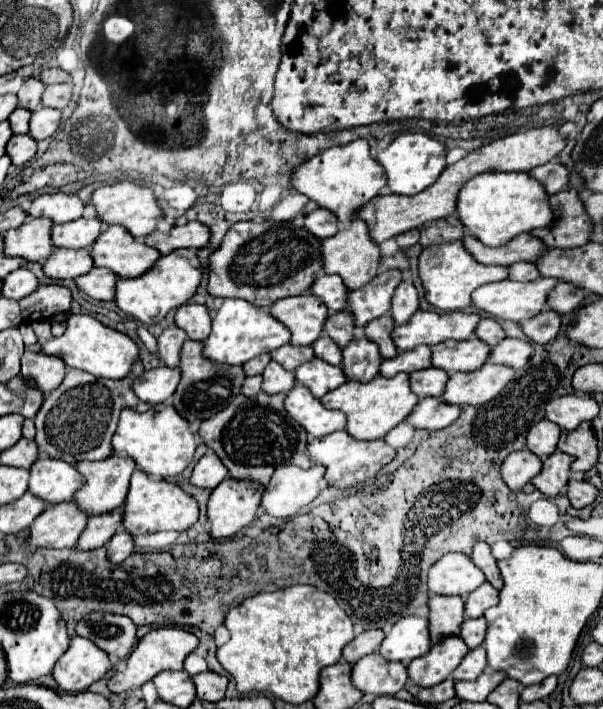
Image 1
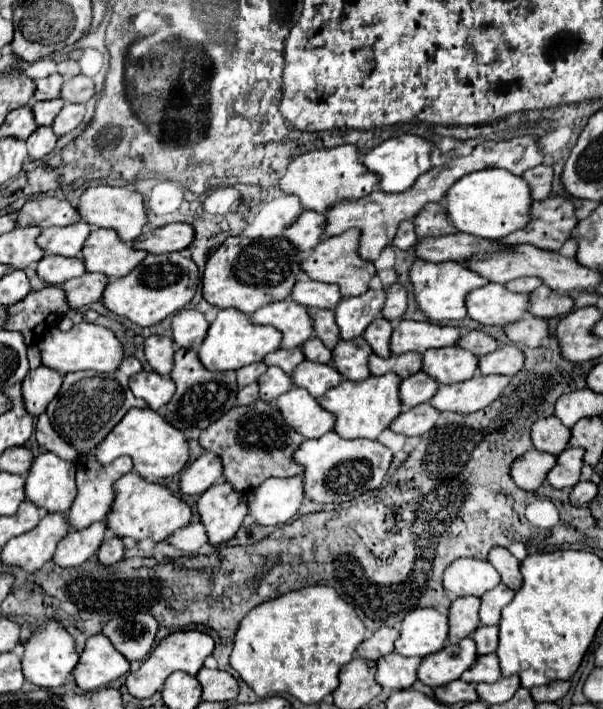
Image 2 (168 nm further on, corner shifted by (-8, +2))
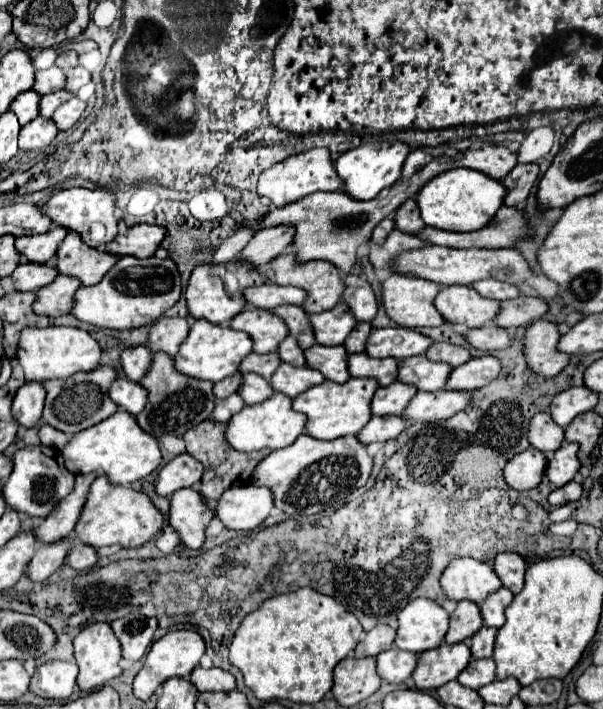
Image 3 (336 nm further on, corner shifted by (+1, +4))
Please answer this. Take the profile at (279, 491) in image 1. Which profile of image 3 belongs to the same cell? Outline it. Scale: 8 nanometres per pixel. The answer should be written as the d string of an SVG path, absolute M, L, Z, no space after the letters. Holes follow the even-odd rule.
M252 484L228 488L216 508L214 516L222 520L228 530L254 530L272 510L272 494L268 488L256 488Z

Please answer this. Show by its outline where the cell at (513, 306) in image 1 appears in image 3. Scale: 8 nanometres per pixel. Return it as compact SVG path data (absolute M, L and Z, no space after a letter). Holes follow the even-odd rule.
M444 286L434 298L434 308L446 322L480 328L494 320L500 304L490 298L480 298L480 294L476 294L470 286Z

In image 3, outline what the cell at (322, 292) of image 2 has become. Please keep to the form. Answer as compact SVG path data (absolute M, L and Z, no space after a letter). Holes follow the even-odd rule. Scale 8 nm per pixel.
M264 284L264 286L246 288L244 290L244 300L246 300L248 306L256 306L260 310L268 310L272 306L282 306L282 304L292 304L292 302L302 304L304 290L298 290L296 286Z

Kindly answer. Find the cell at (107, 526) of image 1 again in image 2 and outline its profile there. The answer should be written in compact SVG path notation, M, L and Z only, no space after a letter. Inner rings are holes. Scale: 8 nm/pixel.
M95 522L89 528L71 532L57 546L53 562L57 566L65 566L65 568L83 564L91 554L97 552L97 548L101 546L101 542L105 538L105 532L107 532L105 522Z

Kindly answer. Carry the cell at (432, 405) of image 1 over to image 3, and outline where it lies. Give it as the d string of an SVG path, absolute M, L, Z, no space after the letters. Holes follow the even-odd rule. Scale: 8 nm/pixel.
M396 416L396 418L372 418L358 434L358 442L368 446L372 442L386 442L386 440L392 440L396 438L402 430L404 430L404 418L402 416Z

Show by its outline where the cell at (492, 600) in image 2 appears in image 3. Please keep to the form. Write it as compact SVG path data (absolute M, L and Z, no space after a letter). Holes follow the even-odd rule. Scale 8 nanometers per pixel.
M500 588L496 594L490 594L482 604L480 604L480 612L484 618L486 626L494 626L500 628L504 626L506 618L504 618L504 610L510 606L510 602L514 600L514 594L508 588Z

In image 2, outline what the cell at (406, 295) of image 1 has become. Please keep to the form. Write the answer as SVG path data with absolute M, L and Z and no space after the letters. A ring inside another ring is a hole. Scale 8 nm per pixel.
M393 284L387 288L387 300L383 308L383 316L387 320L401 320L407 310L407 288L403 284Z

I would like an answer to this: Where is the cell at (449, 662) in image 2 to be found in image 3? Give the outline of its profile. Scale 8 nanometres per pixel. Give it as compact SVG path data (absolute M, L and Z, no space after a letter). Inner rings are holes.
M446 644L428 654L420 654L418 666L412 672L412 680L418 690L436 690L446 682L458 678L458 674L470 664L472 654L468 644Z

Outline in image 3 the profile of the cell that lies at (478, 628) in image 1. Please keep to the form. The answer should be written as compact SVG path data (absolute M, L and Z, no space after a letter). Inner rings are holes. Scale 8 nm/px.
M482 626L472 638L470 638L470 650L472 650L472 656L478 660L478 658L492 658L492 652L494 652L494 640L496 640L496 628L488 628L488 626Z

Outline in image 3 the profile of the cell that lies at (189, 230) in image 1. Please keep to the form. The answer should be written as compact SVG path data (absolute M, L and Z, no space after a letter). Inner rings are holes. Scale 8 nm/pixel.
M136 224L130 226L126 234L116 236L112 242L106 244L106 252L116 256L136 256L148 258L156 252L164 238L164 228L150 226L150 224Z

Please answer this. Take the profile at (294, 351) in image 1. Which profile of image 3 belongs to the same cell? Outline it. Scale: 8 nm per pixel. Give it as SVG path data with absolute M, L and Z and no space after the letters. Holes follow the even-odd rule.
M270 352L270 354L248 354L242 364L240 364L240 372L246 374L246 372L254 372L262 378L268 378L276 372L276 368L280 366L280 358L276 352Z

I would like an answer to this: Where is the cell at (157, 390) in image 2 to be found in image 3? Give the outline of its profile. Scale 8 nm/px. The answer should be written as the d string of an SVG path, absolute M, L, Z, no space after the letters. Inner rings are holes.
M118 378L108 388L108 396L114 400L116 406L124 408L128 414L136 416L140 410L144 410L144 390L140 390L140 384L128 382L126 378Z

